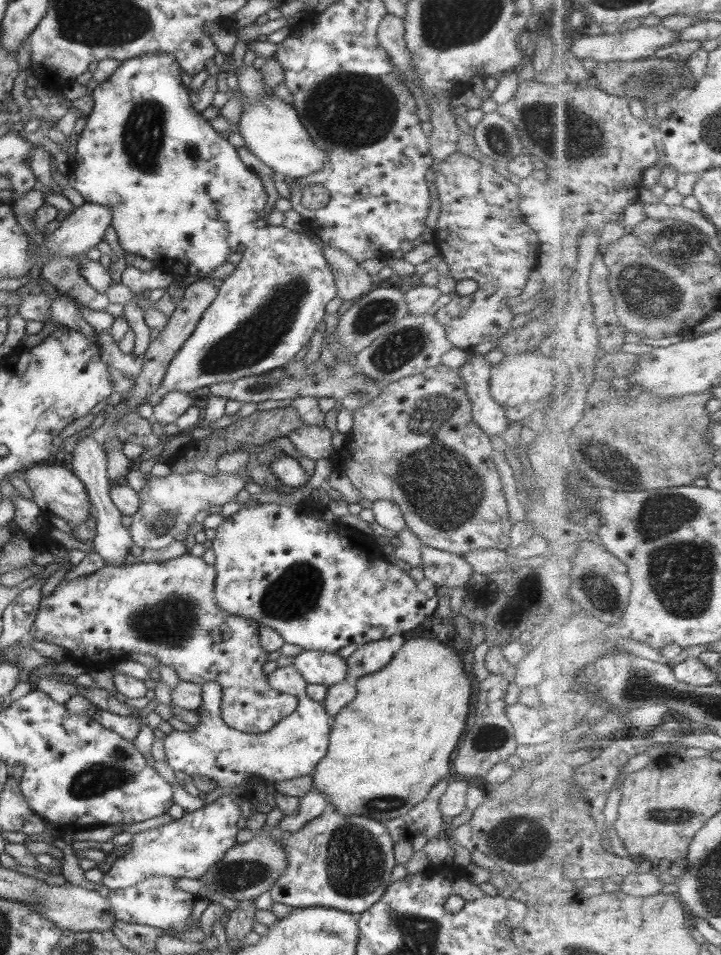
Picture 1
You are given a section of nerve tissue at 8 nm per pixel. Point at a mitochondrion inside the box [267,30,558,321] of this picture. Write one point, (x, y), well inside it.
(352, 110)

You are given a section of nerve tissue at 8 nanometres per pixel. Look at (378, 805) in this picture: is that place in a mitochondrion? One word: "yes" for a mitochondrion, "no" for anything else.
yes

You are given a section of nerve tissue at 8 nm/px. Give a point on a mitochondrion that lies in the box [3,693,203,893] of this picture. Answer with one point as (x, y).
(96, 779)

